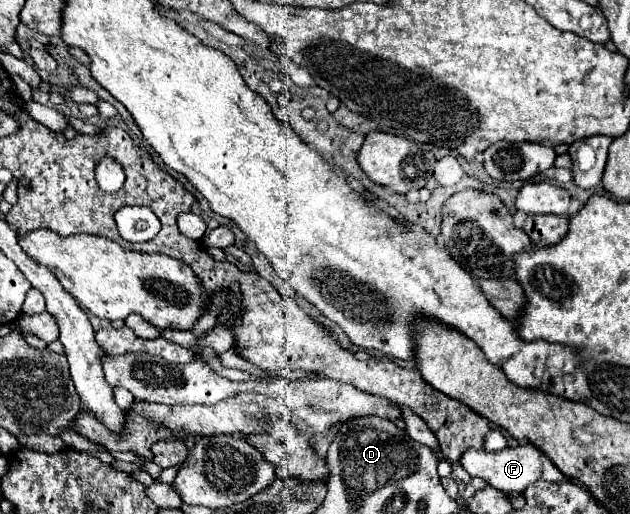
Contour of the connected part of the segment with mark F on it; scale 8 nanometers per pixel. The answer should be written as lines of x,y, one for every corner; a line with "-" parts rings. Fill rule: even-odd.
532,443
518,445
518,447
506,447
502,451
486,451
482,449
466,449
460,457
460,465
470,473
470,477
480,477
494,489
502,493
522,493
528,485
532,485
538,479
544,481
568,481
568,477

